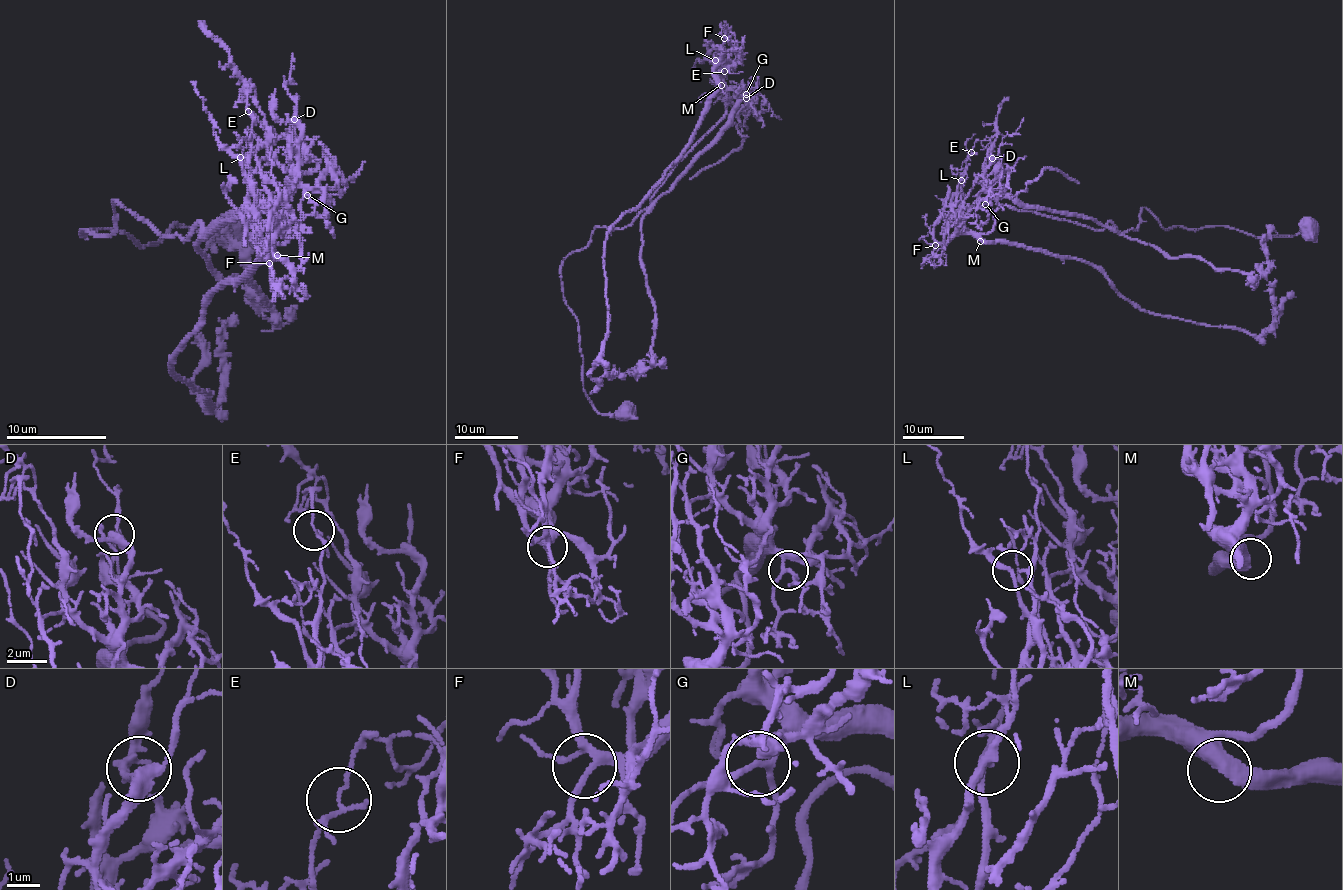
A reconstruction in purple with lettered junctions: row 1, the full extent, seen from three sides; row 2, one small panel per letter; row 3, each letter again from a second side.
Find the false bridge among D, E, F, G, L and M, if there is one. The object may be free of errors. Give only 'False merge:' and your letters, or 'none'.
False merge: E

